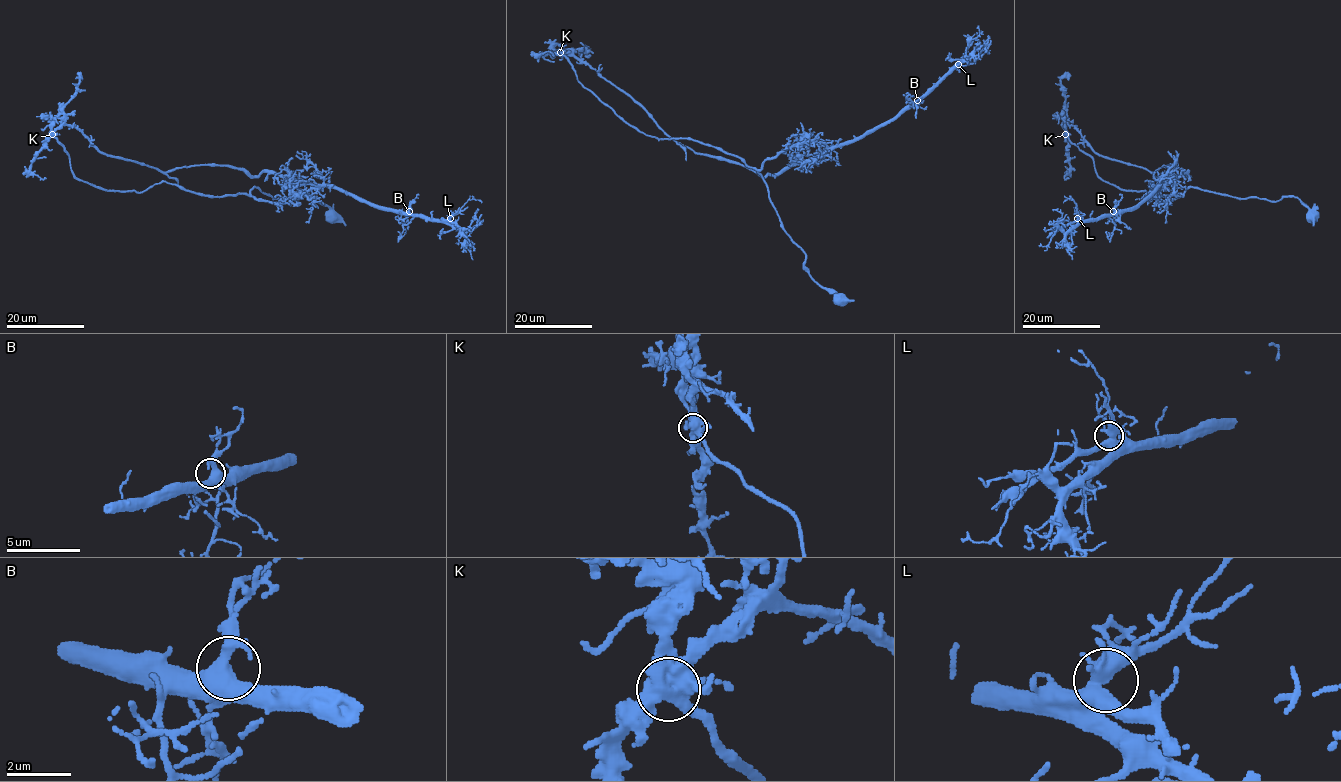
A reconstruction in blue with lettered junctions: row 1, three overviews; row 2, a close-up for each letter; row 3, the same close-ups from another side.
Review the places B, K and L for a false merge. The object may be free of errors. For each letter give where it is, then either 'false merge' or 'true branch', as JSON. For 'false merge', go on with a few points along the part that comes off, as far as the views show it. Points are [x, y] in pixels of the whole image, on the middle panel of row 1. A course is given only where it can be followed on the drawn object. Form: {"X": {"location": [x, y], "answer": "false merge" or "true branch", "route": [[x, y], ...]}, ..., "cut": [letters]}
{"B": {"location": [917, 100], "answer": "true branch"}, "K": {"location": [560, 52], "answer": "false merge", "route": [[560, 53], [585, 88], [640, 131], [719, 147], [754, 167], [781, 225], [805, 255], [808, 274], [854, 300]]}, "L": {"location": [958, 64], "answer": "true branch"}, "cut": ["K"]}

